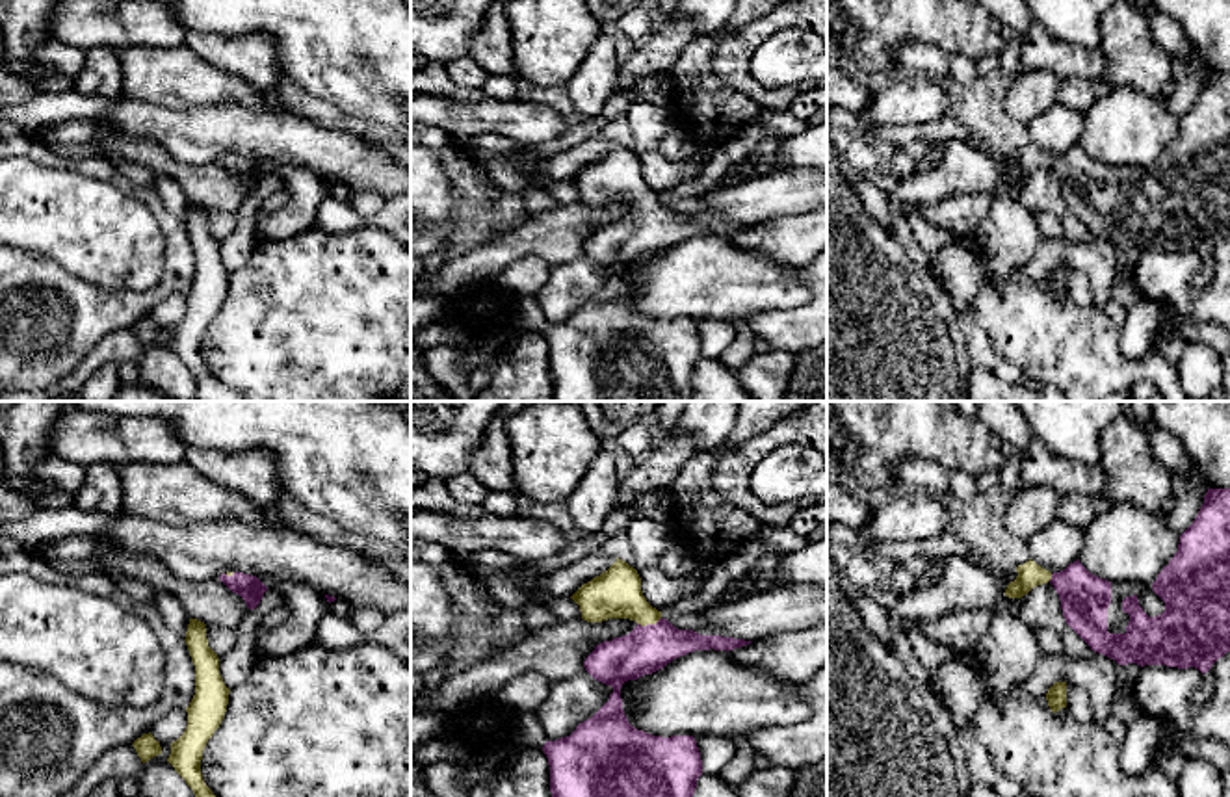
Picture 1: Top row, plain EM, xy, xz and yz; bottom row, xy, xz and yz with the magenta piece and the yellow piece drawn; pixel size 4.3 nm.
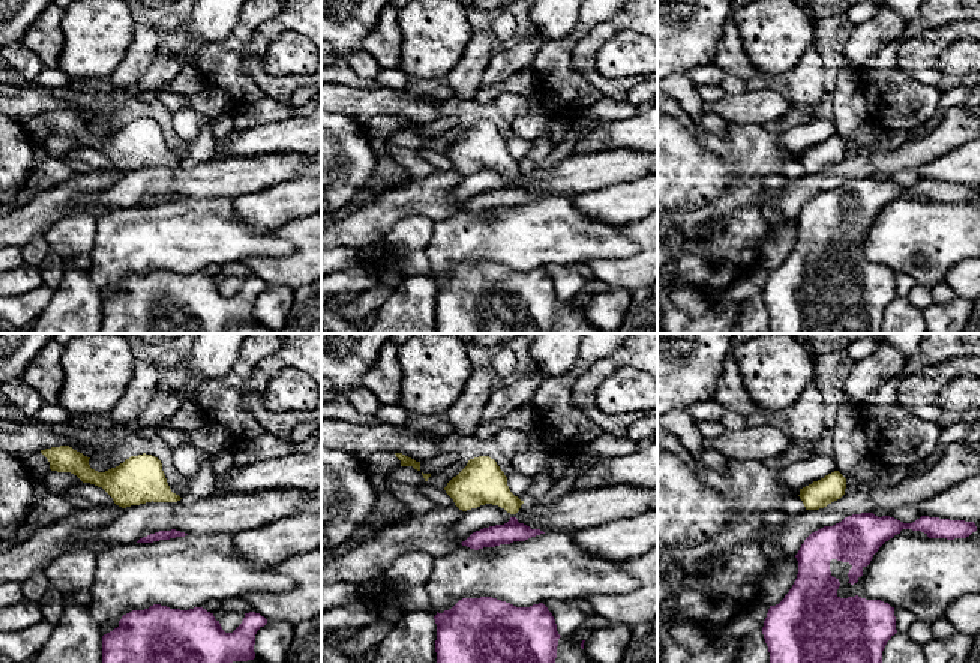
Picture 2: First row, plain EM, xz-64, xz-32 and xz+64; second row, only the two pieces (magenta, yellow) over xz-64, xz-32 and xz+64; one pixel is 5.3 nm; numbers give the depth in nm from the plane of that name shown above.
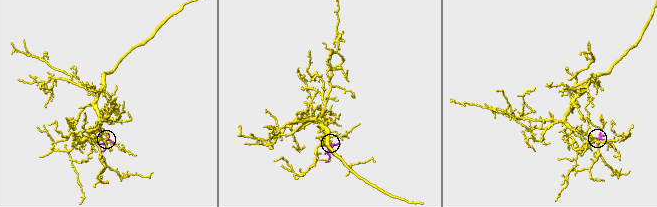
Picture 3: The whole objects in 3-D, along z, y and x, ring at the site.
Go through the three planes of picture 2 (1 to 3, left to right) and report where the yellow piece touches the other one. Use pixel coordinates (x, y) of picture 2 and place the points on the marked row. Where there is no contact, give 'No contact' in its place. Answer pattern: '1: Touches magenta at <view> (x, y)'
1: No contact
2: No contact
3: No contact

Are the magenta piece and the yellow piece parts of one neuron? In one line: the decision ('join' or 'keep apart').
join

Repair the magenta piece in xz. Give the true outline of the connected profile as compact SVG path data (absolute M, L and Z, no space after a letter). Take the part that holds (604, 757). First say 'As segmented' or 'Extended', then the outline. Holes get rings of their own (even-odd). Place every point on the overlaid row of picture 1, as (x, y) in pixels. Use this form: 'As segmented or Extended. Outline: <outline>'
Extended. Outline: M619 557L606 572L583 583L570 598L580 606L582 619L587 622L630 619L637 626L628 635L596 645L585 658L585 671L595 680L611 686L613 693L570 736L544 743L552 797L693 797L697 780L702 775L702 760L695 738L661 738L634 728L622 710L621 687L624 682L652 674L689 652L710 648L728 652L752 641L700 635L693 630L674 628L643 596L637 570Z

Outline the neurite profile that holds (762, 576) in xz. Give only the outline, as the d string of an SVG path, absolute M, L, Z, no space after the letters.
M764 552L754 568L745 578L730 583L717 602L738 600L777 587L777 561L780 555L782 552Z

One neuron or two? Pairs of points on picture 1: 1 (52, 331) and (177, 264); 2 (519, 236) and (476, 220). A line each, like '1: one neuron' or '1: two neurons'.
1: one neuron
2: two neurons

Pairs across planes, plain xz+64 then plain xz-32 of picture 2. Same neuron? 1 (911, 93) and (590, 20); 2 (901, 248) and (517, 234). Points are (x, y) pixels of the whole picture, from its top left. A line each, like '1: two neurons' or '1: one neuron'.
1: one neuron
2: one neuron

